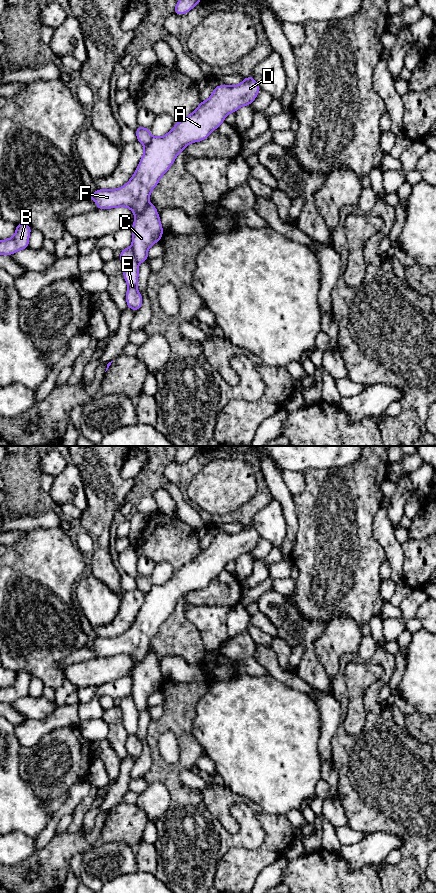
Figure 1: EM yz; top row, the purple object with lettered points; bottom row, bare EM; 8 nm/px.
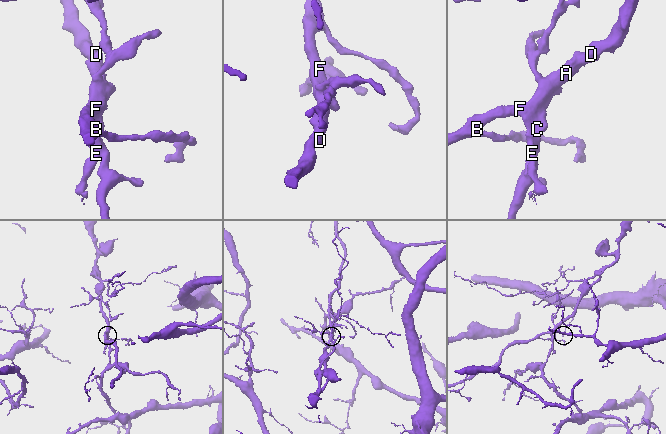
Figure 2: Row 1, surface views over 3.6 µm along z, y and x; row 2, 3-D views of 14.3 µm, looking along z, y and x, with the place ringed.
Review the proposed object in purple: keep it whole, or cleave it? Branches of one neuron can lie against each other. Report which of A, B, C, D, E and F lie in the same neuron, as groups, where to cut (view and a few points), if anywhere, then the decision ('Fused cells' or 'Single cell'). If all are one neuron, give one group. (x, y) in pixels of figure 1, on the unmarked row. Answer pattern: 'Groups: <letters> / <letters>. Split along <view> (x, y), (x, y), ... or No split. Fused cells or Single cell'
Groups: A B D E F / C. Split along yz (148, 652), (135, 667). Fused cells

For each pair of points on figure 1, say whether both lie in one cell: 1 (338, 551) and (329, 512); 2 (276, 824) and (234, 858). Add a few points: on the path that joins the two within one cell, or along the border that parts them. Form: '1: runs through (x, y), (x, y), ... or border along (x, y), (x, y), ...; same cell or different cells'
1: runs through (335, 541), (335, 522); same cell
2: runs through (276, 838), (256, 858), (248, 858); same cell

